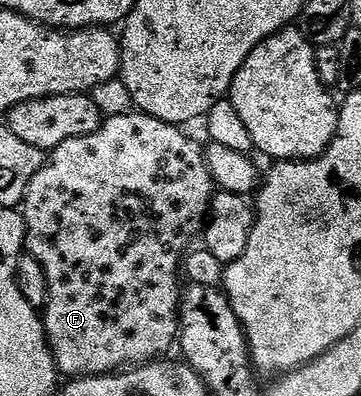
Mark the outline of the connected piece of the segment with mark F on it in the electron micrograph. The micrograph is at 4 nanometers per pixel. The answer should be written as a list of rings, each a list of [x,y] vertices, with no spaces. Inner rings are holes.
[[[132,112],[133,114],[117,114],[114,118],[106,117],[101,123],[101,127],[95,132],[91,132],[91,136],[79,136],[75,140],[67,140],[63,144],[56,146],[53,151],[48,155],[47,161],[43,168],[39,168],[39,172],[35,172],[35,176],[31,180],[31,184],[27,184],[27,192],[25,193],[25,201],[23,203],[23,213],[25,216],[25,250],[28,257],[34,258],[35,261],[43,268],[45,278],[49,281],[49,294],[45,301],[45,309],[43,311],[43,321],[45,324],[45,339],[49,341],[49,351],[53,353],[53,359],[57,365],[58,371],[62,375],[66,374],[66,379],[72,380],[75,378],[90,378],[96,374],[116,374],[126,368],[134,366],[143,366],[146,362],[152,362],[160,359],[169,349],[174,349],[175,343],[179,338],[178,327],[178,303],[182,298],[182,291],[177,290],[177,274],[179,278],[179,267],[183,262],[183,255],[186,253],[185,245],[192,240],[193,237],[202,233],[203,227],[206,225],[209,216],[209,207],[213,201],[215,187],[209,169],[205,164],[205,152],[202,143],[197,143],[195,139],[188,138],[184,134],[180,125],[172,122],[164,122],[158,118],[152,118],[149,114],[142,114],[140,112]]]

